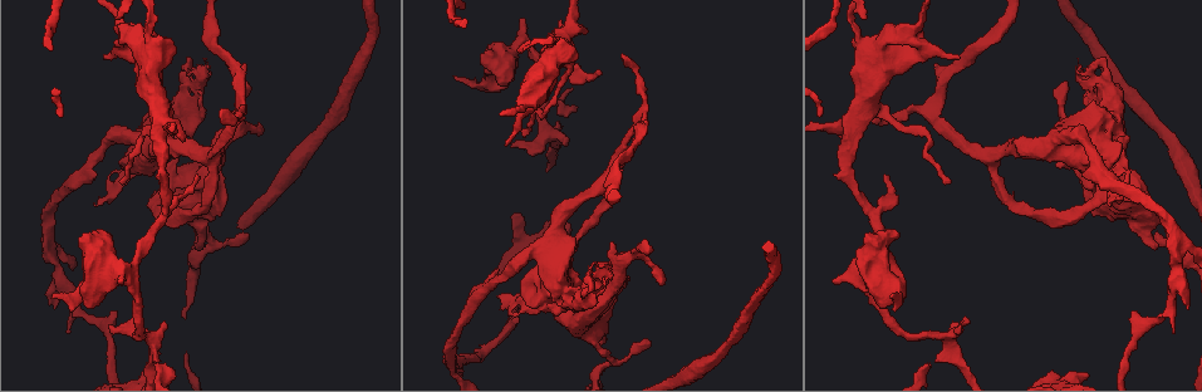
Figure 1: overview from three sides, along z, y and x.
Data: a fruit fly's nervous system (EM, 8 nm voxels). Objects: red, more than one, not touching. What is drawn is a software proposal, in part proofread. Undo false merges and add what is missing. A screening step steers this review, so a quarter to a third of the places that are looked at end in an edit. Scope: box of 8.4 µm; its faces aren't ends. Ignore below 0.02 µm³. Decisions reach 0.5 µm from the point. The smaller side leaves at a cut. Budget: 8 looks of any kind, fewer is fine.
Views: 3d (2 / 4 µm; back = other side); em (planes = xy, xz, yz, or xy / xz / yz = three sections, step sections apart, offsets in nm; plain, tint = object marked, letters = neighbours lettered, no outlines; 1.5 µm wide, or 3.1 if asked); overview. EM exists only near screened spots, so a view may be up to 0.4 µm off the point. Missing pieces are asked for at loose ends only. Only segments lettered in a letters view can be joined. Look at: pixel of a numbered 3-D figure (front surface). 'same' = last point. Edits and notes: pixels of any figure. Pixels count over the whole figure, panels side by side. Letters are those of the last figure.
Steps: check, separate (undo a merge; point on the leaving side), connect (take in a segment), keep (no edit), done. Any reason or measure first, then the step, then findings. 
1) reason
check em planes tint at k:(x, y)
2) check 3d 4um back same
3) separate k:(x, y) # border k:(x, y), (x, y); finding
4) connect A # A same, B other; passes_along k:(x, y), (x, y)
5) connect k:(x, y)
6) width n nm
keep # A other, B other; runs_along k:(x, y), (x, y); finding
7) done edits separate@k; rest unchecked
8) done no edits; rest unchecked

free end
check em planes letters at 1:(122, 281)

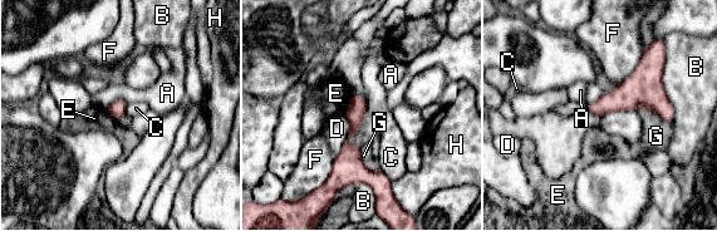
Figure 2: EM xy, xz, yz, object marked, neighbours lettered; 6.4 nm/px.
width 110 nm
keep # A other, B other, C other, D other, E other, F other, G other, H other; border 2:(379, 171), (391, 181); none of them fits

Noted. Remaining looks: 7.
a fork
check 3d 4um at 1:(942, 338)

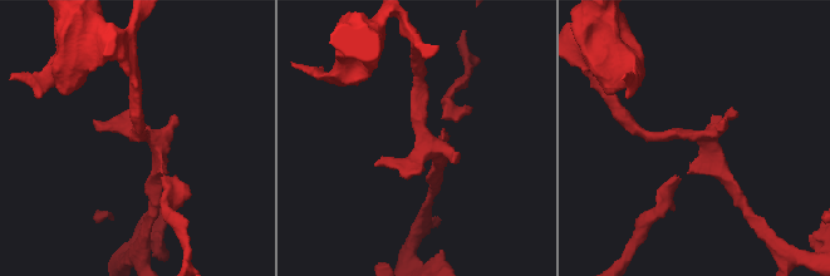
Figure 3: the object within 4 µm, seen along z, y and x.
check em planes plain at 3:(427, 138)

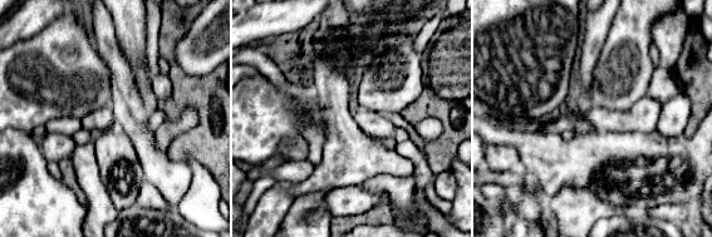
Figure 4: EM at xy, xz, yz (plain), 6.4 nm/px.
check em planes letters same

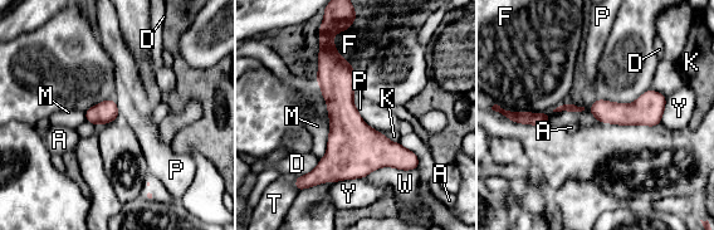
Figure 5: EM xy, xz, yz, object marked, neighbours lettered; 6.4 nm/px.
width 140 nm
keep # A other, D other, F other, K other, M other, P other, T other, W other, Y other; border 5:(357, 108), (361, 117), (380, 132); all the same neuron

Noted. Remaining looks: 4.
thick turns thin
check em planes letters at 1:(855, 127)

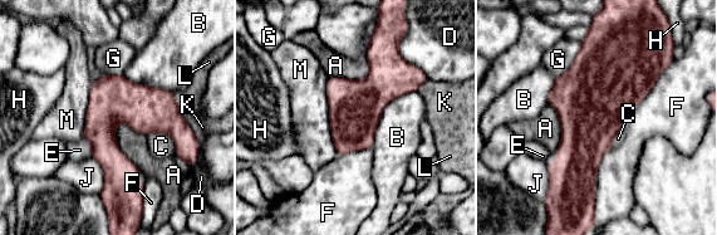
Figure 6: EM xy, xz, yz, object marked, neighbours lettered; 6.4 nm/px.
width 340 nm
keep # A other, B other, C other, D other, E other, F other, G other, H other, J other, K other, L other, M other; all the same neuron

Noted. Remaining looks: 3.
done no edits; rest unchecked

